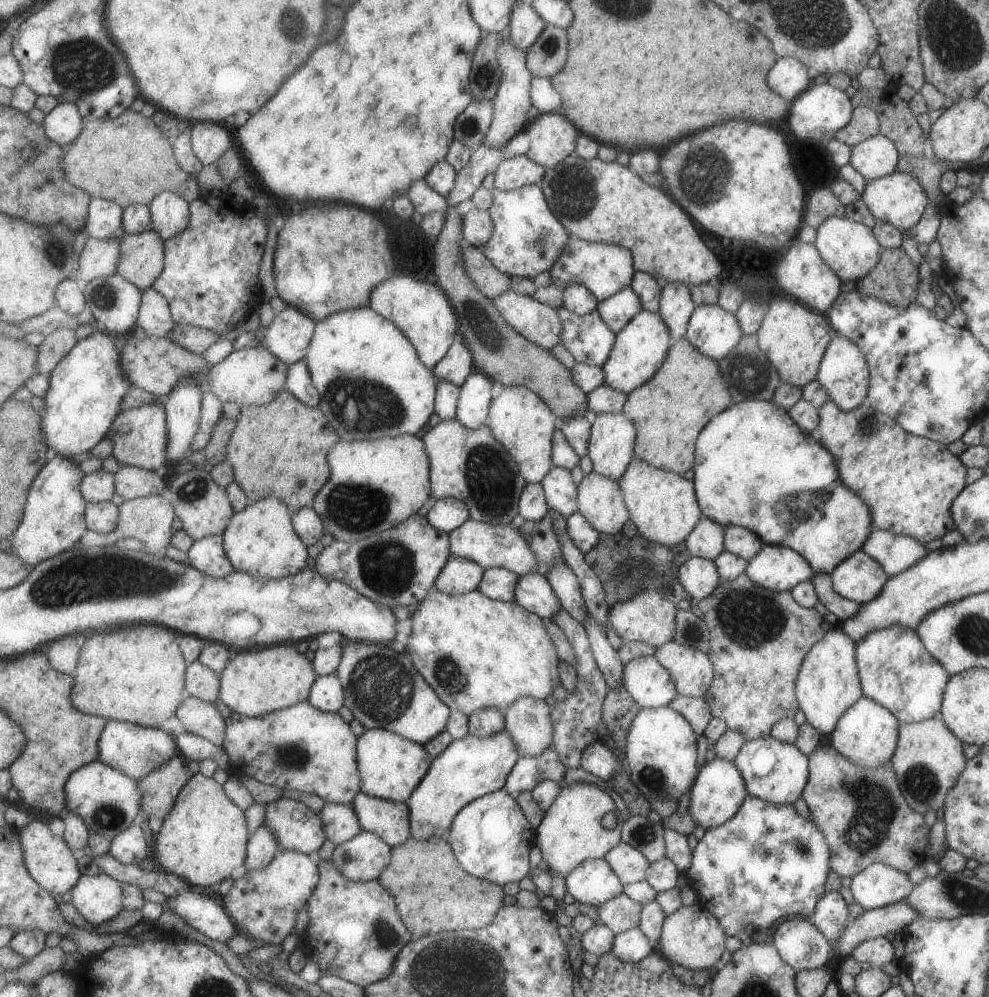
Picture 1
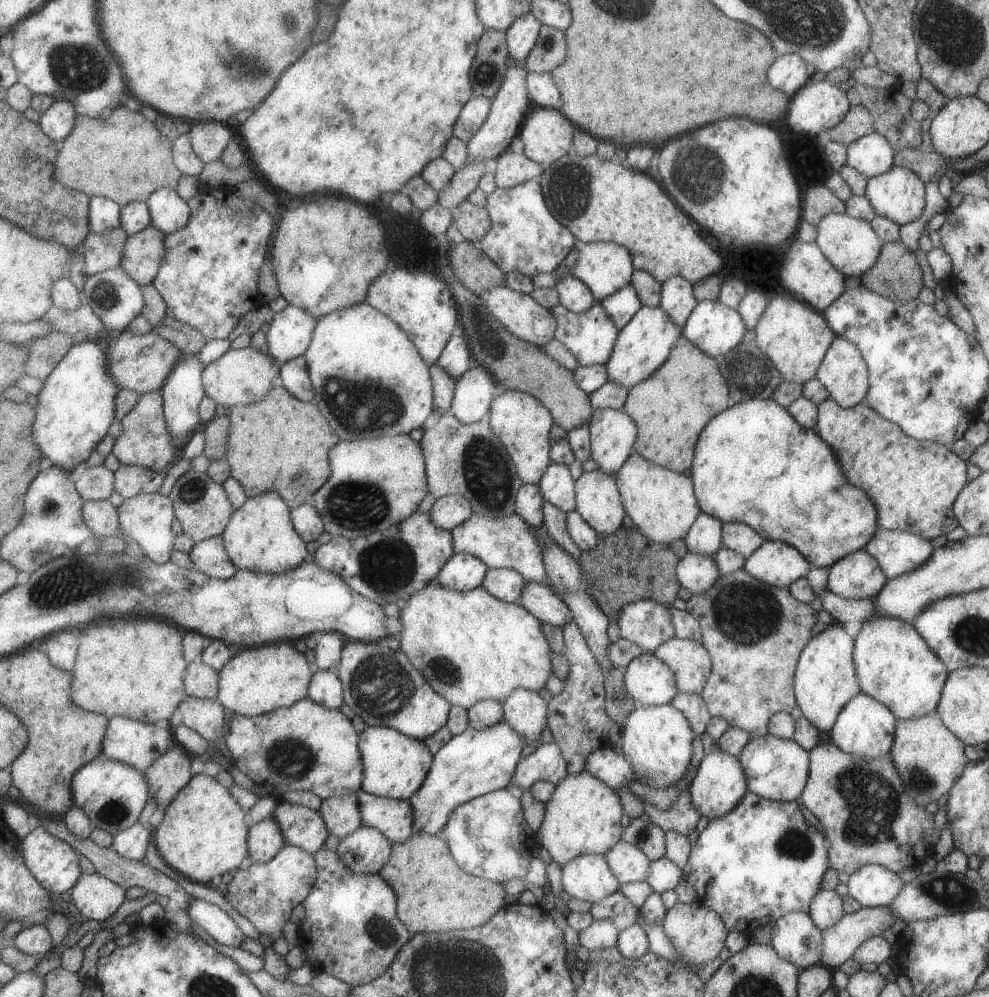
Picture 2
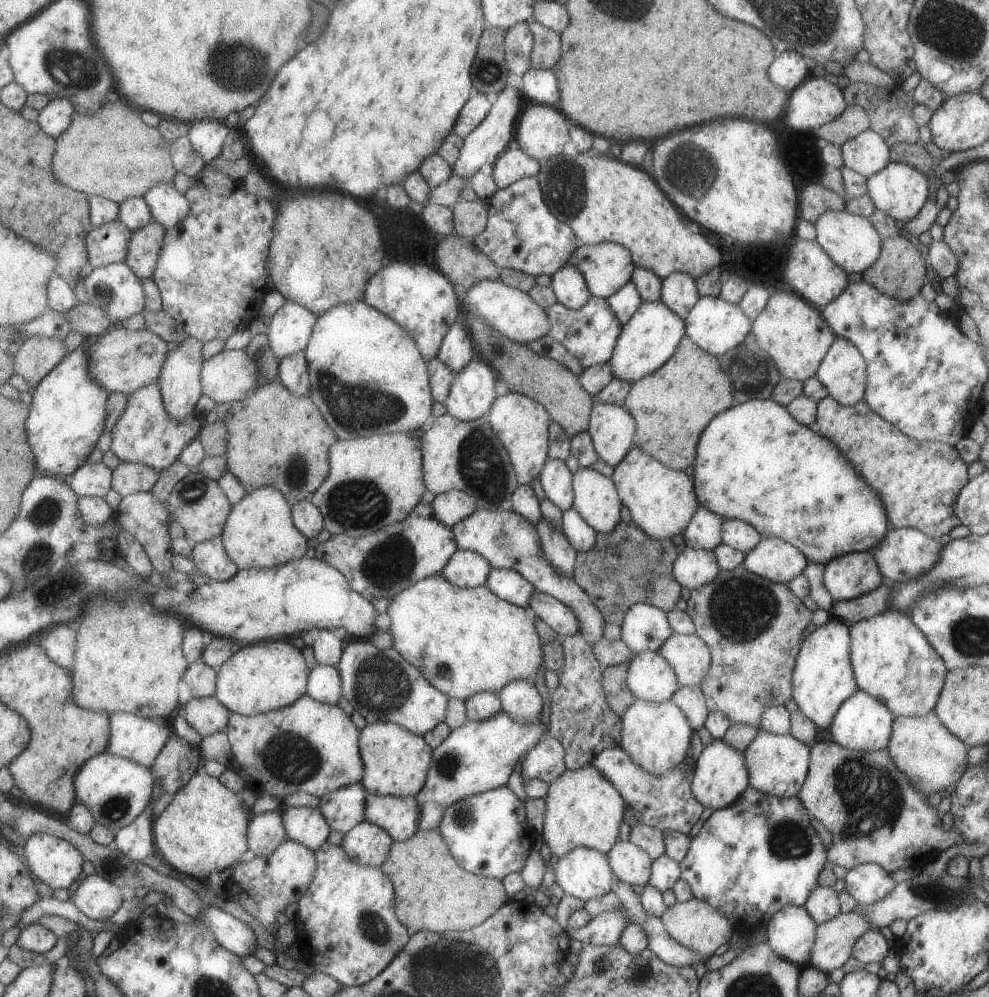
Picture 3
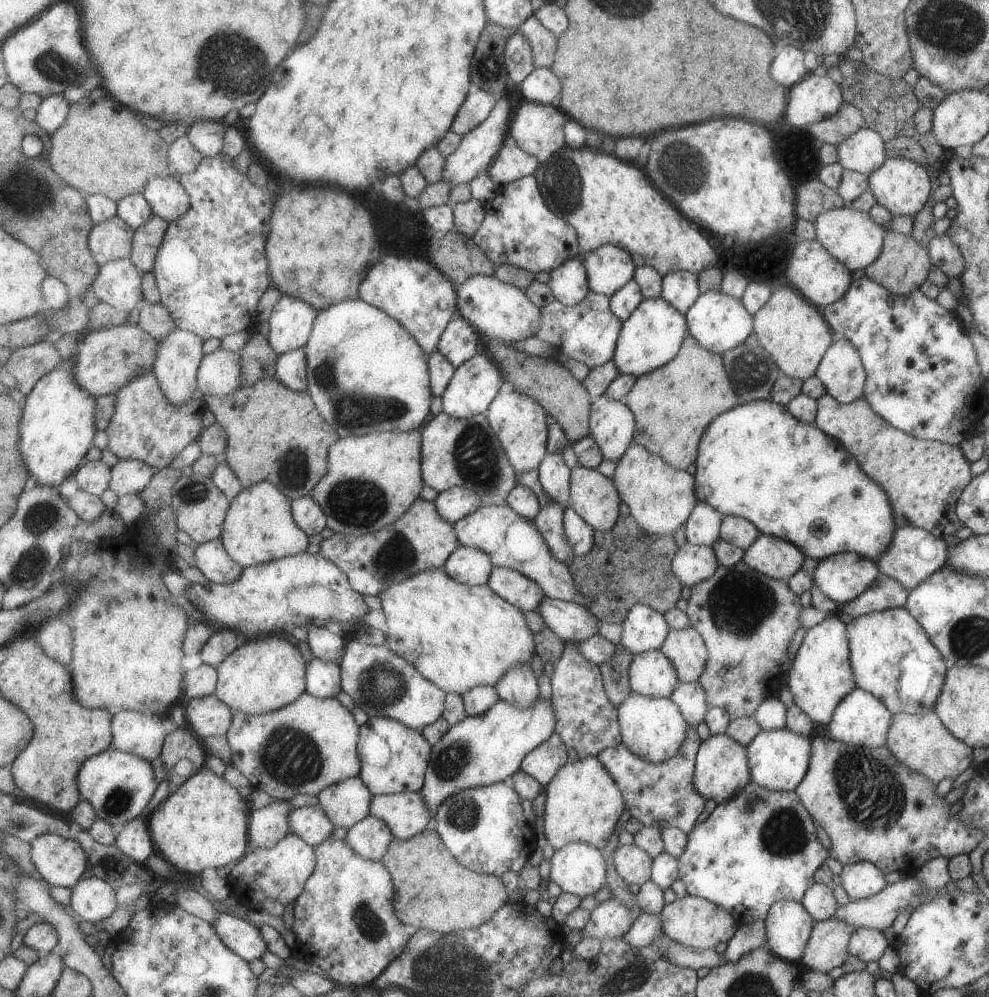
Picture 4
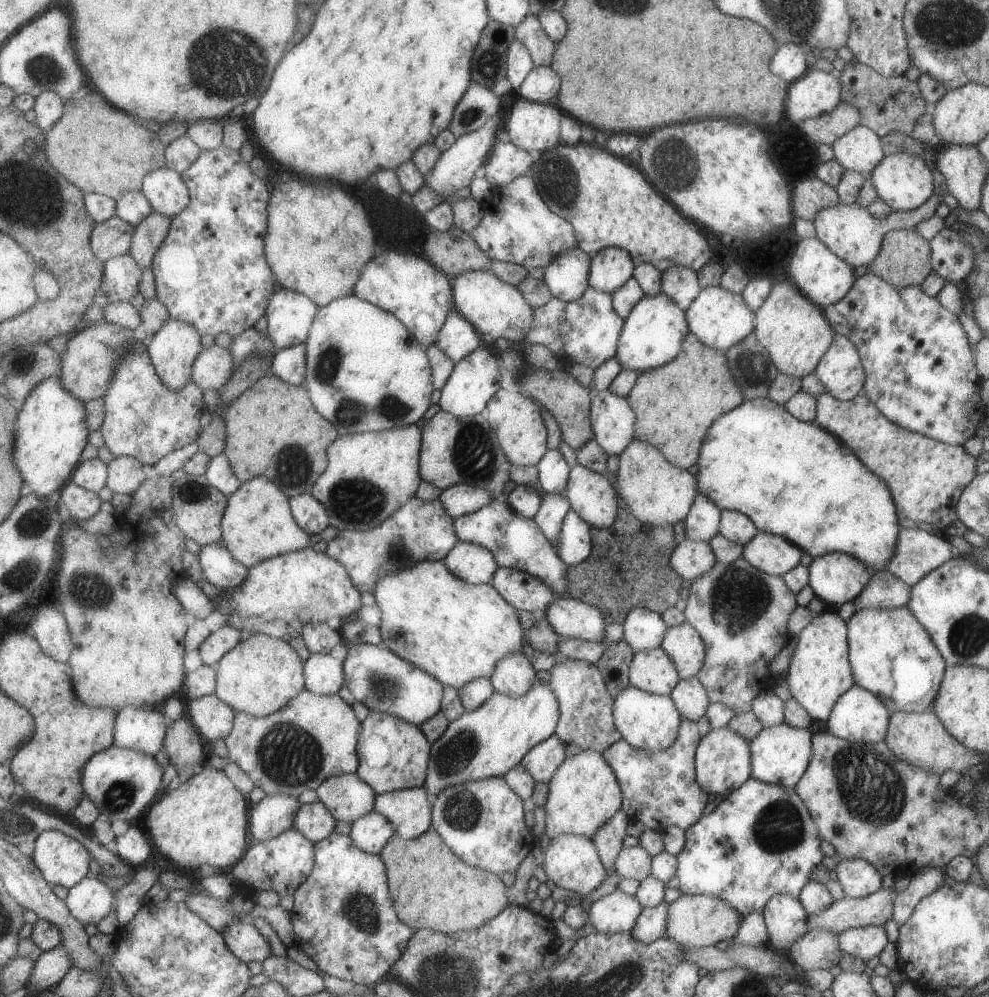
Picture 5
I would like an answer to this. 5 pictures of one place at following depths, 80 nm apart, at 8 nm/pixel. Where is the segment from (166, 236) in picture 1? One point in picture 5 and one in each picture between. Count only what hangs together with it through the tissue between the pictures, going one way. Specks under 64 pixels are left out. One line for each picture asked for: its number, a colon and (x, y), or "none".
2: (171, 213)
3: (169, 207)
4: (169, 199)
5: (165, 188)

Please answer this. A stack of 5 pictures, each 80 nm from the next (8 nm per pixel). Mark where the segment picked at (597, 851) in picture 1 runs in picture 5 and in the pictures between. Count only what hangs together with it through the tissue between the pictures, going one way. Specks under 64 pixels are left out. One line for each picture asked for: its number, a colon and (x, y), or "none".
2: (582, 816)
3: (583, 809)
4: (582, 804)
5: (583, 794)

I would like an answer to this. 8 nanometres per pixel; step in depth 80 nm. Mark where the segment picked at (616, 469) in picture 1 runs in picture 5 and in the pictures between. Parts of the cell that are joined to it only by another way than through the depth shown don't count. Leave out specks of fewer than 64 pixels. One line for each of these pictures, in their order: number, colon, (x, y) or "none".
2: (612, 433)
3: (611, 428)
4: (611, 424)
5: (612, 421)

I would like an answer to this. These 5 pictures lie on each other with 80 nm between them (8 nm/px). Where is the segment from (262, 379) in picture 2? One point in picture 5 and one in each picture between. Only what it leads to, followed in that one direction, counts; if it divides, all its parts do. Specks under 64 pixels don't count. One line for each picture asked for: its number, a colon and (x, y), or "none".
3: (231, 375)
4: (221, 371)
5: (214, 367)

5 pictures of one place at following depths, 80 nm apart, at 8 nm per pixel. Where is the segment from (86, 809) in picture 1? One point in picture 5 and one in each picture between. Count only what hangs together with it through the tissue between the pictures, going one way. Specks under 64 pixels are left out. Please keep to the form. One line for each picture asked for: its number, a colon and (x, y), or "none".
2: (113, 794)
3: (117, 790)
4: (120, 785)
5: (123, 782)

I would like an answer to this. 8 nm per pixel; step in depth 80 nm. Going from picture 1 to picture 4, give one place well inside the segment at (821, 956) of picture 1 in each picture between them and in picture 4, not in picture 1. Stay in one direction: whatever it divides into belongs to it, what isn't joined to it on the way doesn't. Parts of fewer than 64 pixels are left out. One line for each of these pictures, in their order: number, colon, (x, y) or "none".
2: (795, 938)
3: (790, 931)
4: (787, 925)

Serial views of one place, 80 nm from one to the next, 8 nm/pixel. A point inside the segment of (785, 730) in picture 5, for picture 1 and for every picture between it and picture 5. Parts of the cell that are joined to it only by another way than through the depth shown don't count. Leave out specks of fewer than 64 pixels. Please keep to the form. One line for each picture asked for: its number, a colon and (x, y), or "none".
1: (776, 772)
2: (776, 769)
3: (777, 765)
4: (778, 760)

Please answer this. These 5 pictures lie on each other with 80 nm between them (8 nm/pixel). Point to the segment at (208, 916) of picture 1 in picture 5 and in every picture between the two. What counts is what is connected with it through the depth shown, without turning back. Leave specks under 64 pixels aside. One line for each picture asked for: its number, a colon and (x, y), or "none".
2: (215, 921)
3: (234, 934)
4: (244, 938)
5: (244, 940)

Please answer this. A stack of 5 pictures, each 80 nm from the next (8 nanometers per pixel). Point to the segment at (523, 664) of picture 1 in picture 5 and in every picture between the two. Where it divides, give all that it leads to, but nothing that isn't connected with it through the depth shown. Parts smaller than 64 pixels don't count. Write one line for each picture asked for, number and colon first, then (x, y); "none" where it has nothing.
2: (471, 646)
3: (466, 641)
4: (459, 636)
5: (433, 619)

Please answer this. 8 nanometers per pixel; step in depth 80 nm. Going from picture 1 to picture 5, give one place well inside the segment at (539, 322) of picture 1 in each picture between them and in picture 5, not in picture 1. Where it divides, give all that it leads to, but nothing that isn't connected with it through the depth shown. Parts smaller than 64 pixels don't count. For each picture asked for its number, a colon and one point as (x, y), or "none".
2: (520, 314)
3: (510, 311)
4: (499, 310)
5: (496, 309)

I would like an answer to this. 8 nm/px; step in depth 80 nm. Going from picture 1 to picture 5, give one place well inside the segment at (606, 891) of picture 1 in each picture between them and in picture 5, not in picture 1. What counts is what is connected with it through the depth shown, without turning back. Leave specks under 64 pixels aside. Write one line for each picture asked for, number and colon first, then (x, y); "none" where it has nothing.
2: (588, 877)
3: (585, 873)
4: (579, 869)
5: (570, 861)

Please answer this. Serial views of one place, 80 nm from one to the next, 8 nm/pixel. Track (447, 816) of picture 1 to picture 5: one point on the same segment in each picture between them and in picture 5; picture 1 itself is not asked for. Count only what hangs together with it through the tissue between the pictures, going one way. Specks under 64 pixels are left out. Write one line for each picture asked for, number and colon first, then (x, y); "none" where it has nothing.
2: (477, 762)
3: (480, 756)
4: (483, 749)
5: (488, 741)

